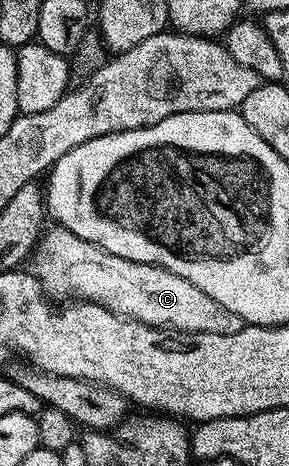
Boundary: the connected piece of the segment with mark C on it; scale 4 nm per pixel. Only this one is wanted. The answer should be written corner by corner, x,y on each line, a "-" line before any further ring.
53,227
46,237
40,238
36,255
35,276
53,299
96,301
120,317
132,317
145,325
175,333
235,335
235,331
243,331
247,324
239,315
227,311
223,303
215,303
211,295
199,291
195,283
187,283
183,275
175,275
161,265
119,259
119,255
111,255
95,243
87,243
87,239
79,239
79,235
60,227

